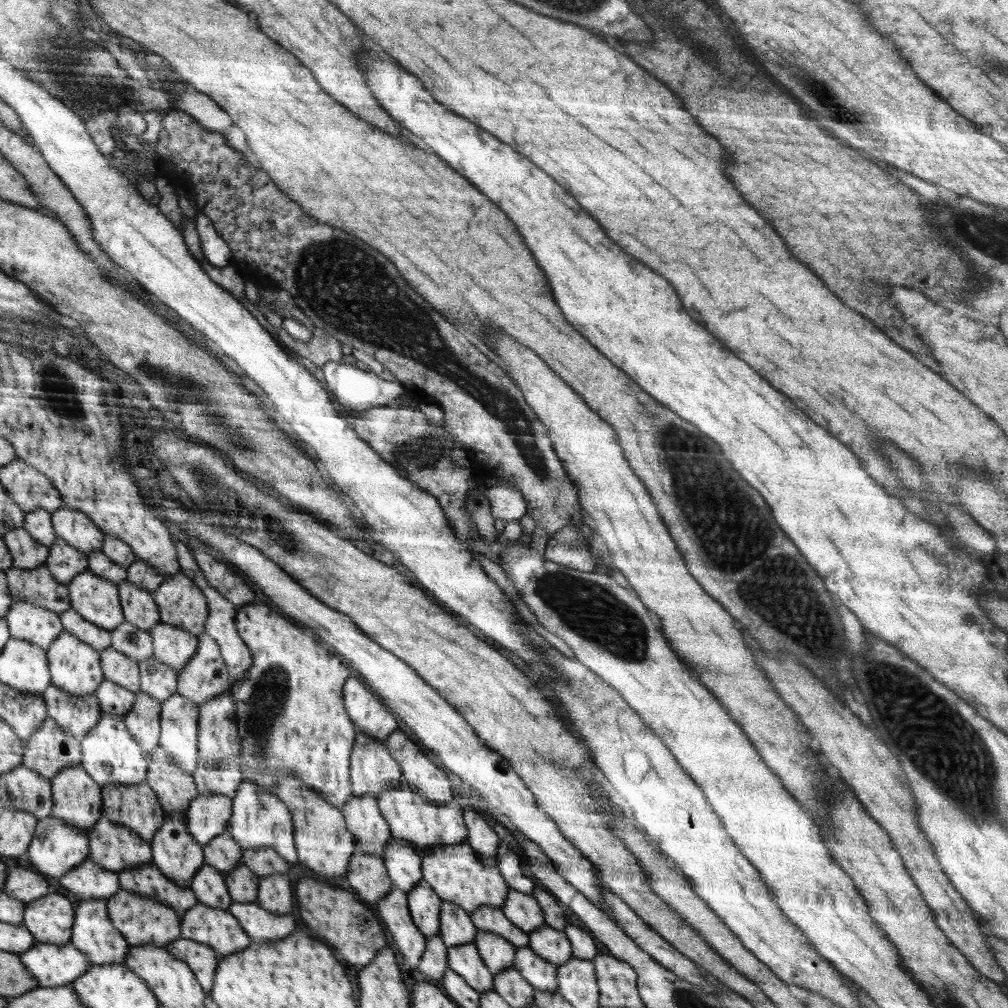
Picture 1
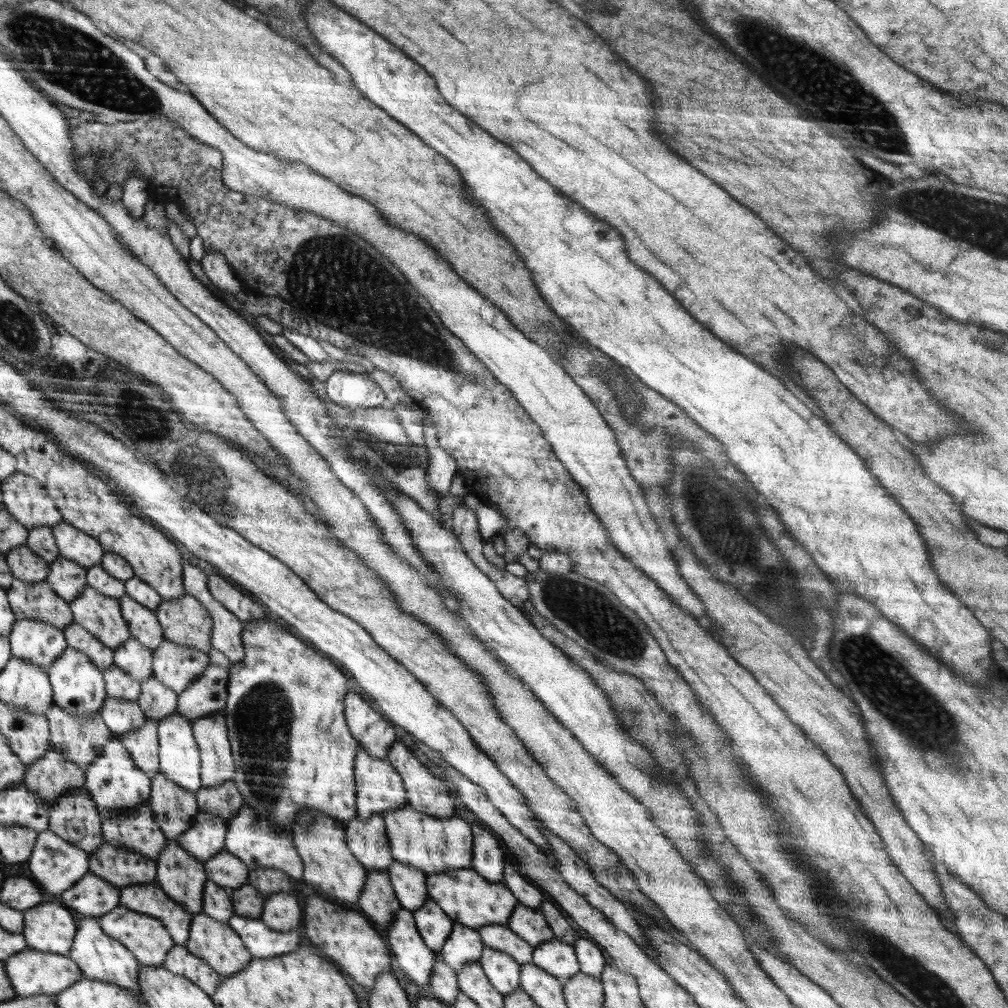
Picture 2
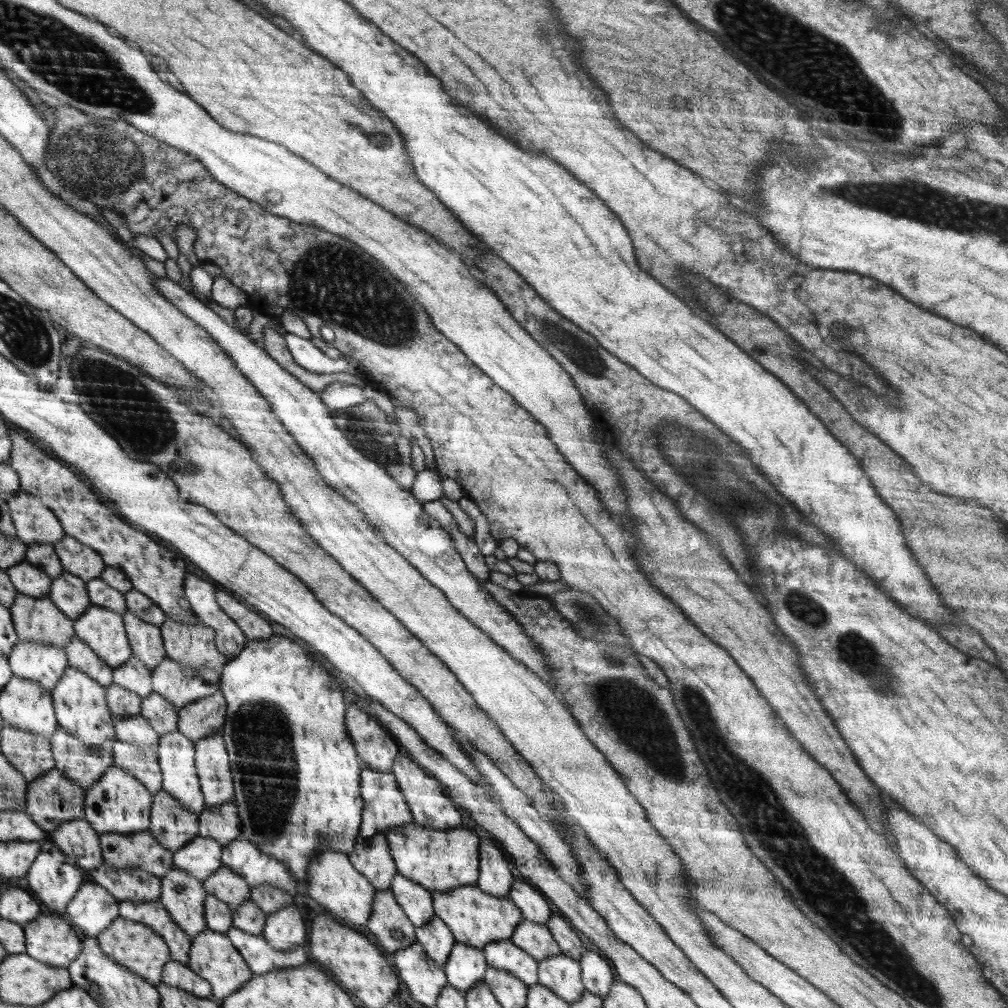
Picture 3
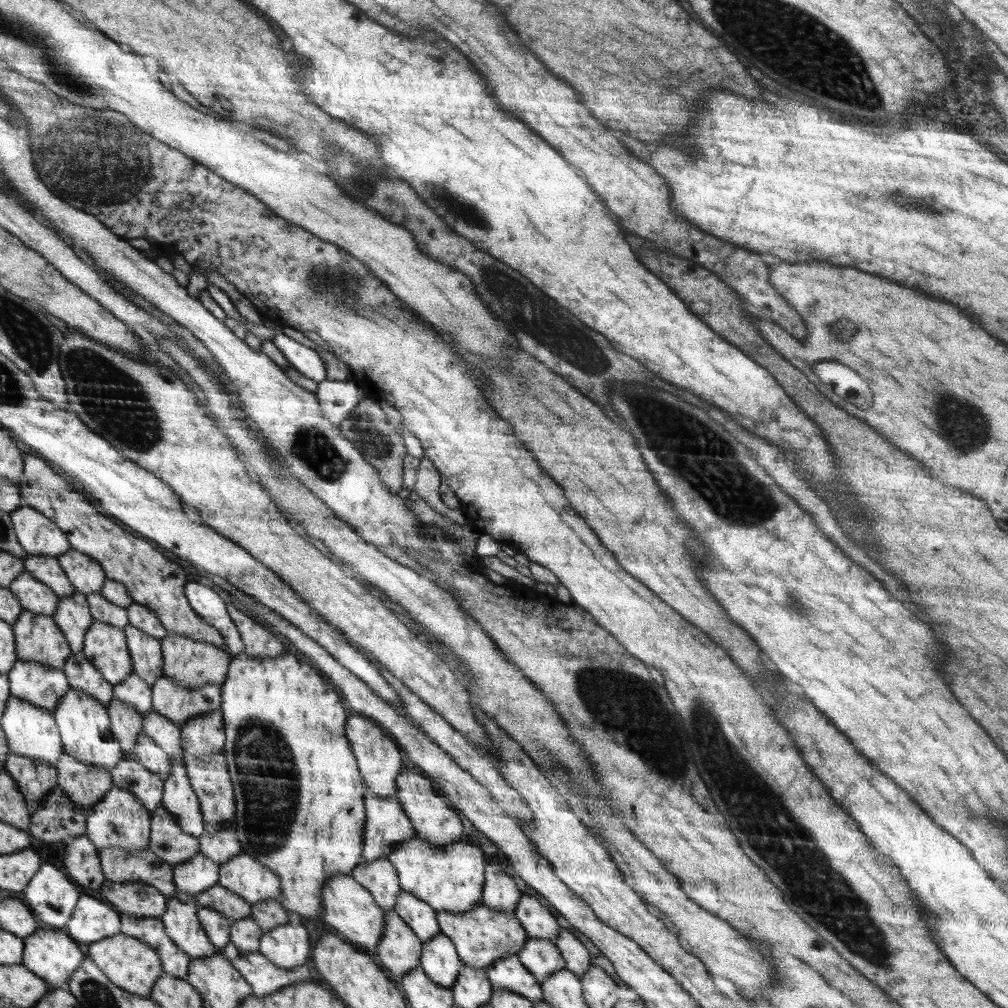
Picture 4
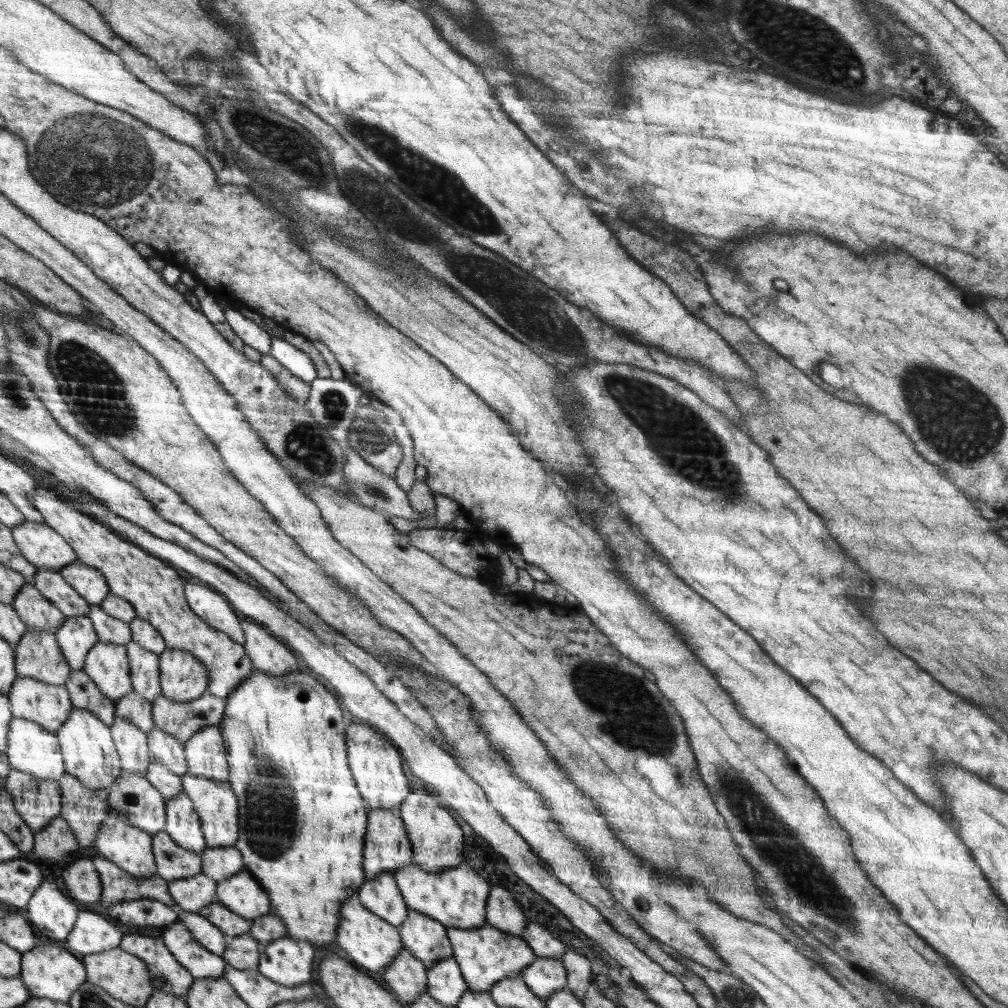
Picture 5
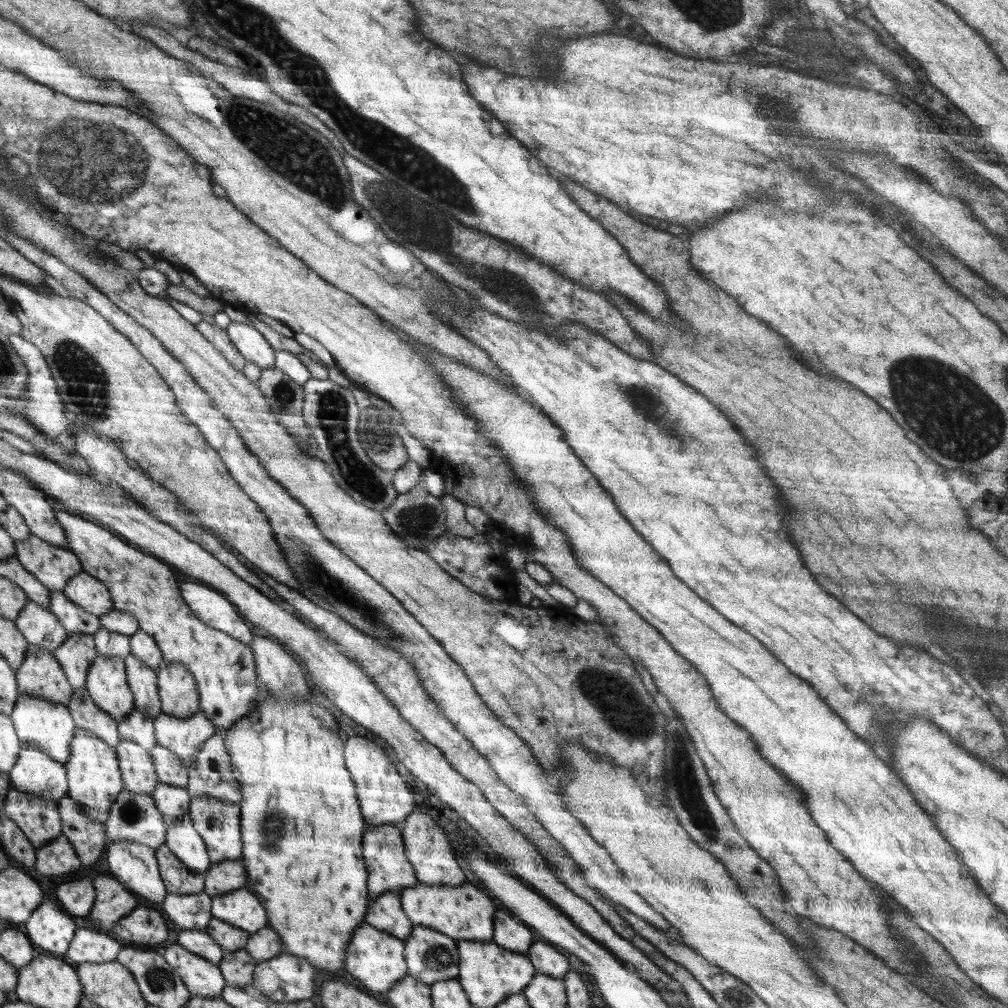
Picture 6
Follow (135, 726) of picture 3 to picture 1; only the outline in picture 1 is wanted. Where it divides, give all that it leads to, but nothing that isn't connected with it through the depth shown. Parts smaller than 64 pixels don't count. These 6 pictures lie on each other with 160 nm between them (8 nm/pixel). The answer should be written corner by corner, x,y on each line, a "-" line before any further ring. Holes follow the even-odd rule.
106,678
94,693
102,711
113,717
123,718
135,703
135,694
131,690

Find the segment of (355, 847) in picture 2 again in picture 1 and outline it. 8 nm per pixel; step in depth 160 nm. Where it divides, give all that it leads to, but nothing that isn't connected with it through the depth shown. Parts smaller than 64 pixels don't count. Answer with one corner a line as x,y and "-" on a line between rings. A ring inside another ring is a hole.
370,792
360,798
354,794
341,810
346,817
347,828
355,836
356,849
382,856
392,836
389,824
377,805
377,797

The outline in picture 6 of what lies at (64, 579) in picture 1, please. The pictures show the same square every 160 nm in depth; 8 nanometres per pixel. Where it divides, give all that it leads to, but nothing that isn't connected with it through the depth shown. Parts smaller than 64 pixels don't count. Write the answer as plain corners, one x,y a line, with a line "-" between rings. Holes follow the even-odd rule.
67,635
67,639
64,640
62,646
56,649
54,656
74,689
86,688
87,672
91,670
92,664
98,657
96,650
95,638
92,635

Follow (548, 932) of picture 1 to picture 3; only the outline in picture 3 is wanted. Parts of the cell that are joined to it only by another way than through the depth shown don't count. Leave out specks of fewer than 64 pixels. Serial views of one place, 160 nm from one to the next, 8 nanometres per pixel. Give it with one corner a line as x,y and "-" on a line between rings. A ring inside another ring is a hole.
560,953
538,962
538,977
556,996
574,1004
580,1000
586,986
581,979
581,964
576,959

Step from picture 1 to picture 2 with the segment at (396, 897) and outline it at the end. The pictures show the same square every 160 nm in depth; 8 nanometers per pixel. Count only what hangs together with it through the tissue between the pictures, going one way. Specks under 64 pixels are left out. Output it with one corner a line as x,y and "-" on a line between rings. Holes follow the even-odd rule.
403,906
386,934
391,940
396,962
418,986
427,989
435,965
434,951
426,946
415,925
413,914

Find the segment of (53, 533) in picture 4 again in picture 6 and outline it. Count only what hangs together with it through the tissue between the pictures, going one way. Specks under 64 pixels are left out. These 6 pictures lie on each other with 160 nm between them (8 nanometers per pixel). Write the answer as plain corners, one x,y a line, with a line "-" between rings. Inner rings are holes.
32,535
28,540
15,541
15,544
15,557
20,565
50,591
64,593
68,583
83,570
74,553
52,546
38,536

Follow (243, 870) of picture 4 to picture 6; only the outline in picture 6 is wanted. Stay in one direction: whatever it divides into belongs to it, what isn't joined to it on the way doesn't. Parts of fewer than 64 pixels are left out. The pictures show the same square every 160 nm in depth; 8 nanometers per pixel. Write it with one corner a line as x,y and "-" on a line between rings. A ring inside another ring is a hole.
245,886
229,893
211,898
211,913
214,918
232,923
245,930
249,936
266,927
266,910
260,906
255,893

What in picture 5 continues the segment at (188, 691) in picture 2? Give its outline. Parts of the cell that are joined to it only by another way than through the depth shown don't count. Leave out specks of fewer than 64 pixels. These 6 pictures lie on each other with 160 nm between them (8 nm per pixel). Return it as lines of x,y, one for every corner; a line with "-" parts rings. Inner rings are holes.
212,725
198,731
183,744
187,770
213,781
228,783
229,766
226,758
223,734
219,726

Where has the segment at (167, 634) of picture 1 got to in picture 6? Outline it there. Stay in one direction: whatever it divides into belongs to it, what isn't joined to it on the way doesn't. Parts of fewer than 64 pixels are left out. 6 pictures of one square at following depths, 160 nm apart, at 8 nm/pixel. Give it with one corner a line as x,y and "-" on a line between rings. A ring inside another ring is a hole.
202,708
189,717
160,713
153,725
157,742
173,752
187,770
195,763
194,758
204,742
218,732

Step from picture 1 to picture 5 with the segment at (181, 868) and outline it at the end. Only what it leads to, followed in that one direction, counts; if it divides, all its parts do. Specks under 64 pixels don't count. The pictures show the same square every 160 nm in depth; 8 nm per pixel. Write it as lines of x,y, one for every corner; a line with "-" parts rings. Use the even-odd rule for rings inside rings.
182,921
169,924
162,937
169,951
196,979
215,979
226,975
223,957
206,950

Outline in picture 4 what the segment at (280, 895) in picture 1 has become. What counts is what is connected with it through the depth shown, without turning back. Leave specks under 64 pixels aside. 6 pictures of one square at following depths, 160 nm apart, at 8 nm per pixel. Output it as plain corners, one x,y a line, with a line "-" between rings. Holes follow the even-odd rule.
294,919
262,933
259,951
283,969
303,965
310,956
306,928
294,926

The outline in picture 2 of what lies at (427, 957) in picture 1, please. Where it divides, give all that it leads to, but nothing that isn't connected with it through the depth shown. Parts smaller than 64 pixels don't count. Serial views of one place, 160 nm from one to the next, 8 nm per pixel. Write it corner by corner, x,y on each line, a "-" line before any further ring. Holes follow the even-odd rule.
441,951
434,952
435,965
430,975
429,986
430,994
436,996
436,999
444,1001
444,1004
456,1004
456,998
459,996
458,974
452,967
449,967

